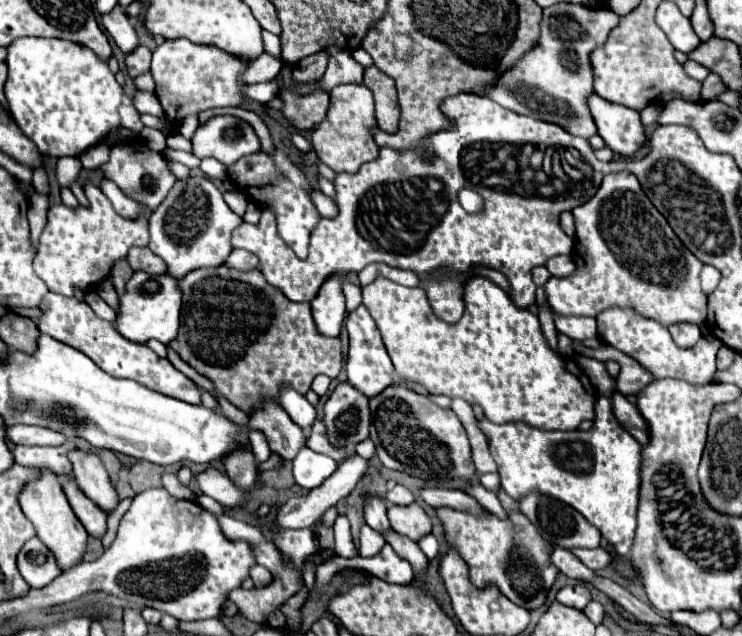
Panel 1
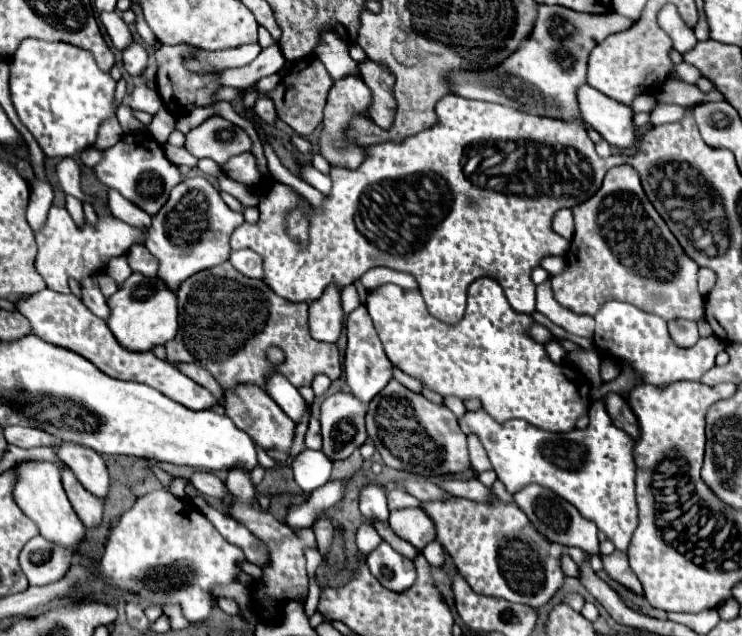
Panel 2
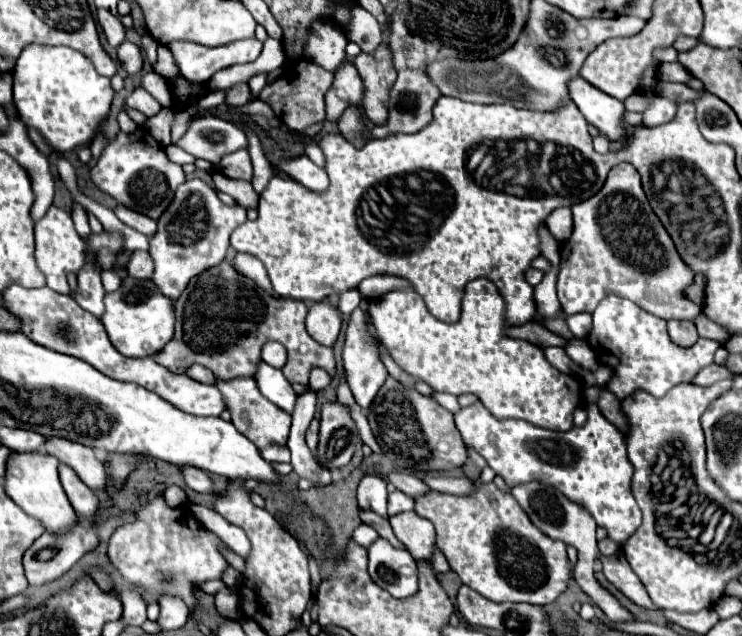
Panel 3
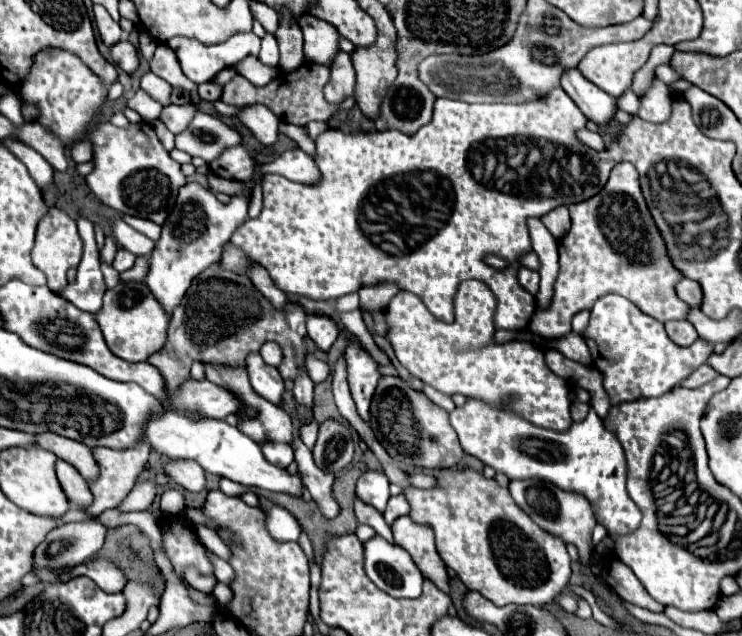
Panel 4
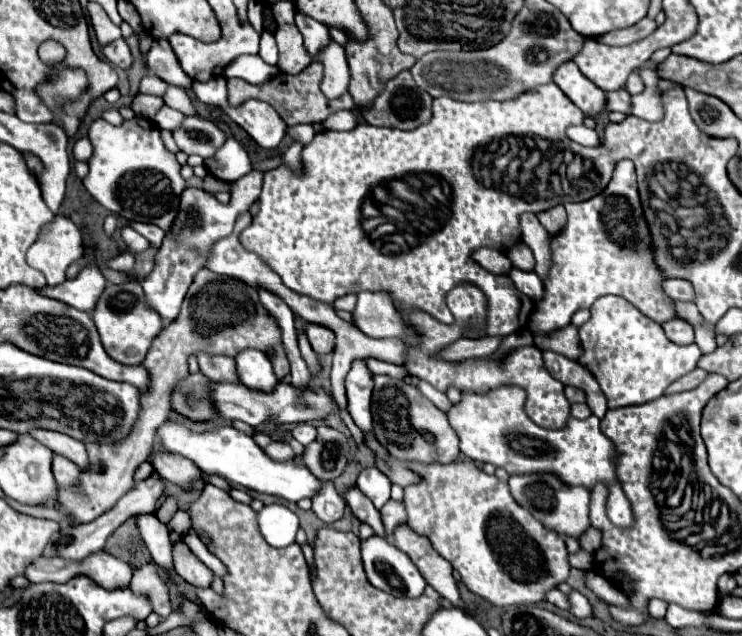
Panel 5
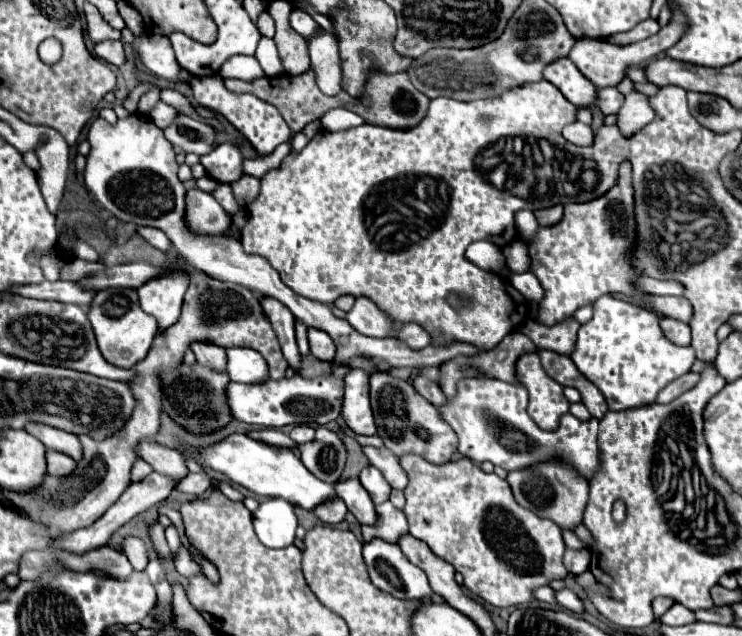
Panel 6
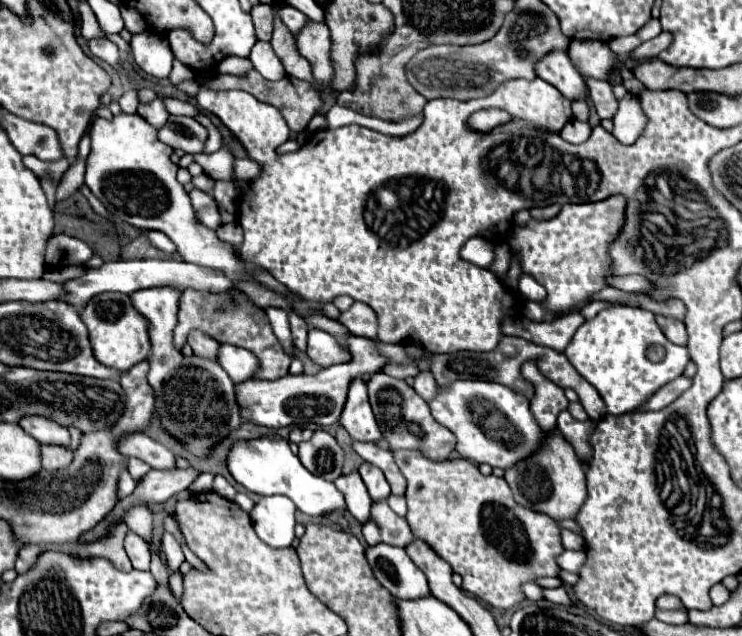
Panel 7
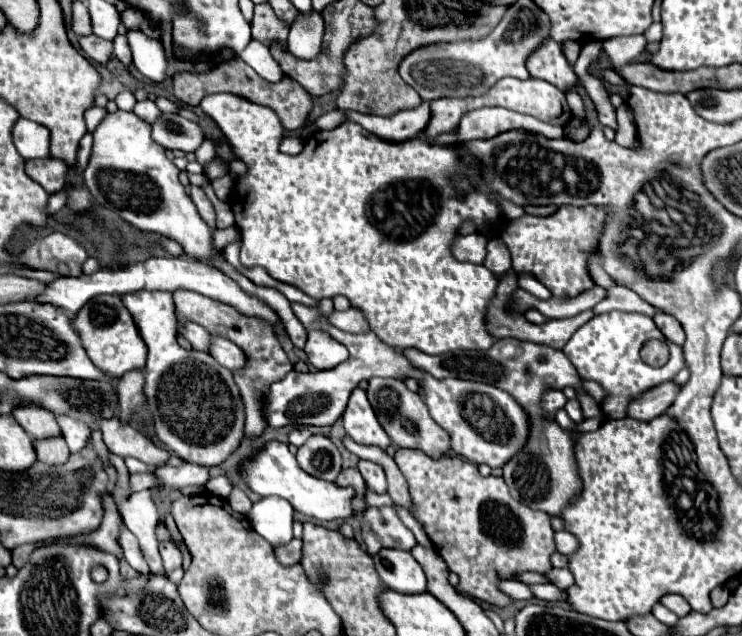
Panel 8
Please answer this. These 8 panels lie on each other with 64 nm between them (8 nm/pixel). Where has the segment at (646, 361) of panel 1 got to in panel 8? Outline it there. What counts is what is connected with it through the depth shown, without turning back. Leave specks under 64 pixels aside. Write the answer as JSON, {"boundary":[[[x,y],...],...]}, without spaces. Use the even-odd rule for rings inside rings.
{"boundary":[[[614,310],[594,316],[568,340],[562,352],[576,366],[578,374],[584,380],[594,380],[606,390],[602,410],[608,418],[624,418],[628,402],[632,402],[638,394],[644,394],[646,390],[652,390],[654,386],[672,380],[686,366],[684,350],[678,344],[668,342],[664,334],[654,326],[654,320],[650,316],[638,312]],[[652,338],[664,340],[670,348],[670,360],[660,368],[652,368],[640,358],[640,348]]]}

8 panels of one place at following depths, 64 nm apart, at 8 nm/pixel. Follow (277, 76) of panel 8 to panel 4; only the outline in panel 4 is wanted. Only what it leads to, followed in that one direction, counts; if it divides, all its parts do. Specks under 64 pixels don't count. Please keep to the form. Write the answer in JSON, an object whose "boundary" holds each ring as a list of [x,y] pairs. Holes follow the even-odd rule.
{"boundary":[[[266,34],[262,38],[262,50],[260,50],[258,60],[262,64],[266,64],[266,66],[272,66],[272,68],[278,66],[278,62],[280,62],[280,50],[278,50],[278,42],[276,42],[274,36]]]}

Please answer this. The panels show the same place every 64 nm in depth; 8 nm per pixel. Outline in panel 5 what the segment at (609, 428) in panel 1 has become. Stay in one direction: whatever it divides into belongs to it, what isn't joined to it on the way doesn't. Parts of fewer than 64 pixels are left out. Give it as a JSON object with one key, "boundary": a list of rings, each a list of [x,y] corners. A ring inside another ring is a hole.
{"boundary":[[[502,386],[490,394],[464,392],[460,404],[454,404],[448,412],[448,422],[460,438],[460,450],[476,462],[490,462],[512,474],[540,474],[548,472],[560,478],[568,486],[584,486],[592,490],[598,482],[608,488],[606,514],[618,528],[630,528],[634,514],[630,500],[626,498],[616,478],[614,442],[606,440],[600,430],[600,420],[590,416],[586,420],[570,418],[566,428],[548,430],[534,424],[524,411],[526,394],[522,388]]]}

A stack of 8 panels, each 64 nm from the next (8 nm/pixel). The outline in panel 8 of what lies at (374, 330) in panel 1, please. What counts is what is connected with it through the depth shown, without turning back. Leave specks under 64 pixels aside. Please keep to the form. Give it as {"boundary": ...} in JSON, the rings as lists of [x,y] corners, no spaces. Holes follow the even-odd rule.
{"boundary":[[[354,388],[354,394],[348,400],[342,420],[348,436],[352,436],[358,444],[376,444],[380,448],[390,446],[390,438],[378,424],[376,414],[362,388]]]}

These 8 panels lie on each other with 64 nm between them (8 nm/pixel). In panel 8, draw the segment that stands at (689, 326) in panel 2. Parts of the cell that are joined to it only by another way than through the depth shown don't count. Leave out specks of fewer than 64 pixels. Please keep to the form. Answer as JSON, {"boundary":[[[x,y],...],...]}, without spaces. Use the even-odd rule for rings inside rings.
{"boundary":[[[658,310],[658,312],[654,314],[654,322],[656,322],[656,326],[660,328],[660,332],[666,336],[666,340],[670,340],[670,342],[682,346],[682,342],[686,340],[686,336],[684,336],[682,324],[680,324],[674,316],[664,314],[664,312]]]}

